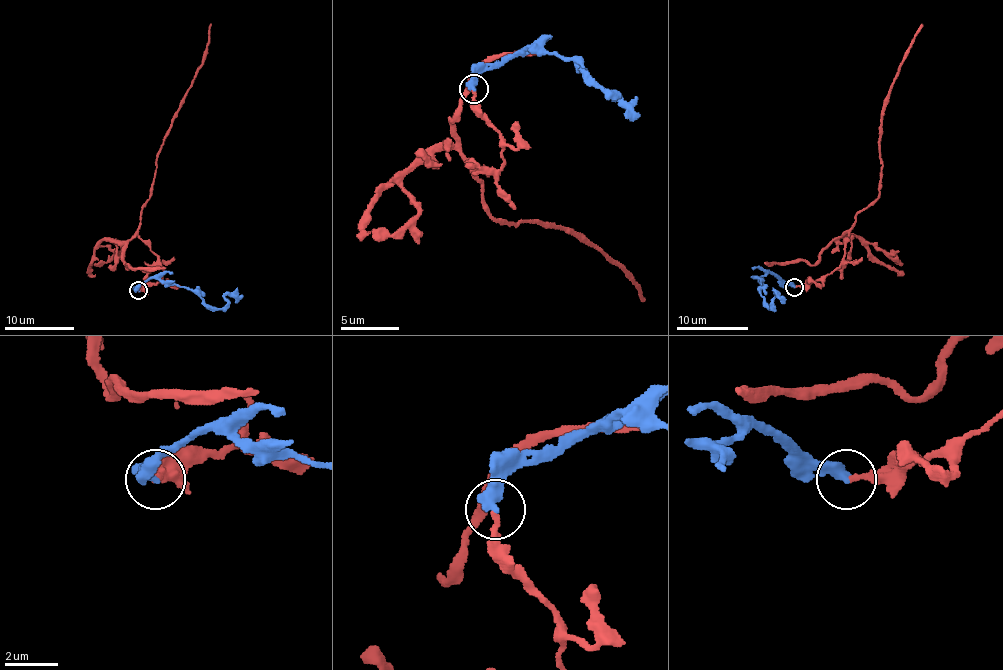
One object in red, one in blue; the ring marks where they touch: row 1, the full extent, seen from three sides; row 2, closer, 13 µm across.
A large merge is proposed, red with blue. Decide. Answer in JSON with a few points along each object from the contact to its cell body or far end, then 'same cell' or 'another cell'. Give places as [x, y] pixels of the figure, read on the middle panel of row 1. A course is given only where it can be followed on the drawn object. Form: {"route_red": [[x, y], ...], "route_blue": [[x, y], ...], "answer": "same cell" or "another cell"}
{"route_red": [[474, 89], [504, 161], [496, 174], [475, 172], [487, 213], [561, 227], [622, 264], [644, 298]], "route_blue": [[474, 89], [476, 78], [505, 60], [526, 49], [546, 49], [575, 59], [587, 77], [616, 95], [638, 118]], "answer": "another cell"}

